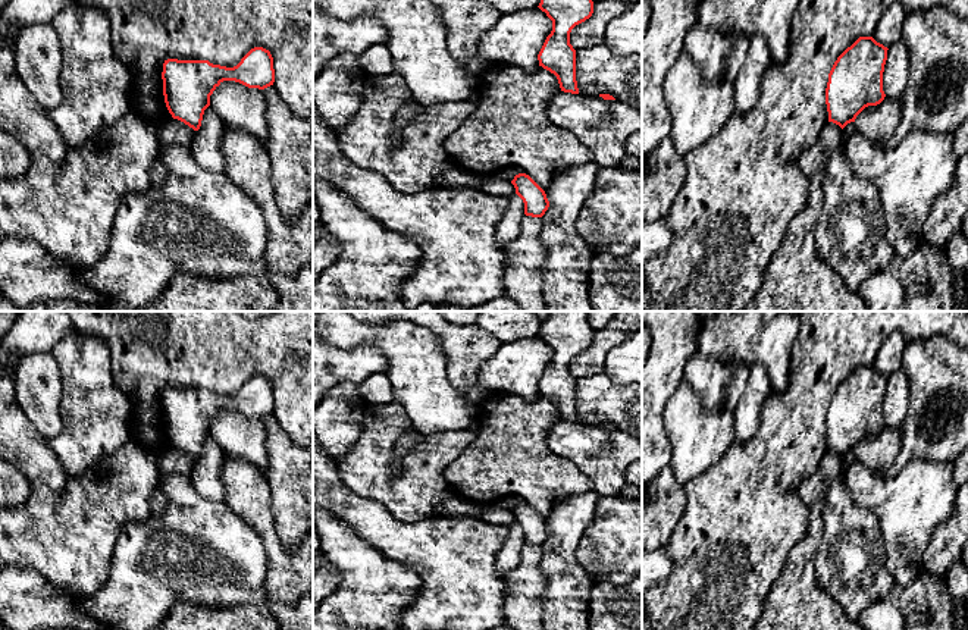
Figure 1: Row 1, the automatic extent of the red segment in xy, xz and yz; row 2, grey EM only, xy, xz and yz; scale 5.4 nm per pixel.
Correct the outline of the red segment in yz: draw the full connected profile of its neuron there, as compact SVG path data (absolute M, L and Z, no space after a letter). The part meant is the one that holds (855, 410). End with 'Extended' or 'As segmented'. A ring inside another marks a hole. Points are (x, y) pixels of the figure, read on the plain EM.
M859 366L834 391L826 417L828 451L842 458L868 435L880 433L887 376L873 366Z. As segmented

